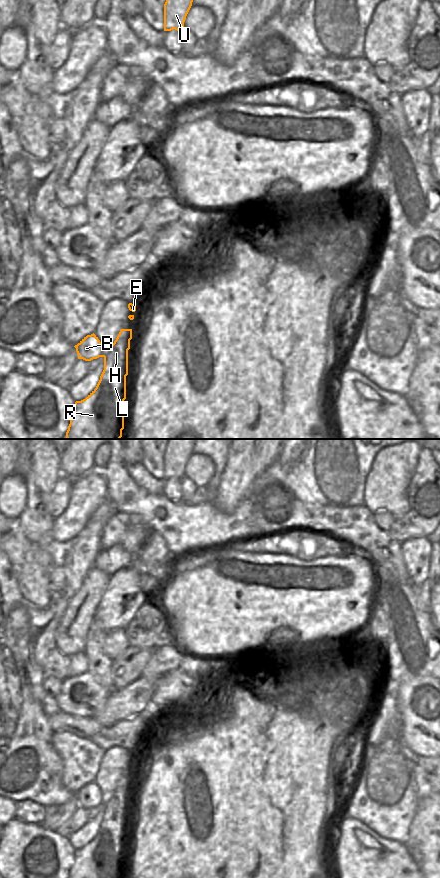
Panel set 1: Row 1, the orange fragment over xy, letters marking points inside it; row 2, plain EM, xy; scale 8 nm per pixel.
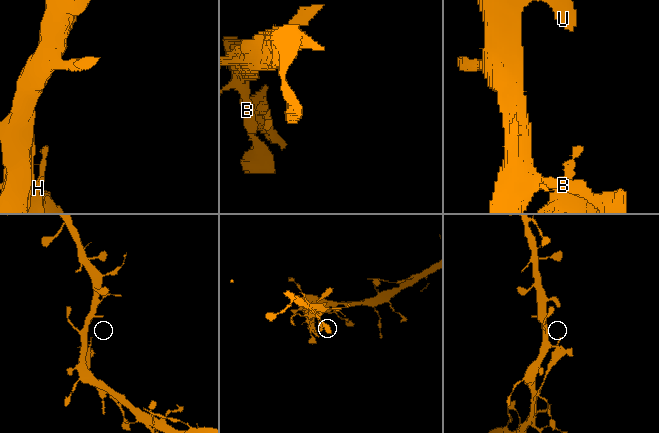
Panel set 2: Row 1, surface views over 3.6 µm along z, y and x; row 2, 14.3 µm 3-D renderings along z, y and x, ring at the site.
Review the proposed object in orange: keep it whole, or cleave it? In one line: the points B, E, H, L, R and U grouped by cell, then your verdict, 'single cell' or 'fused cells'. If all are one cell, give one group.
groups B U / E H L R; fused cells

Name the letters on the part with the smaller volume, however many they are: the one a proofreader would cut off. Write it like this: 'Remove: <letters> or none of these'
Remove: E, H, L, R

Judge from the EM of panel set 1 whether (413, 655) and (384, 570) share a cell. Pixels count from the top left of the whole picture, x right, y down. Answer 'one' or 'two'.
one

